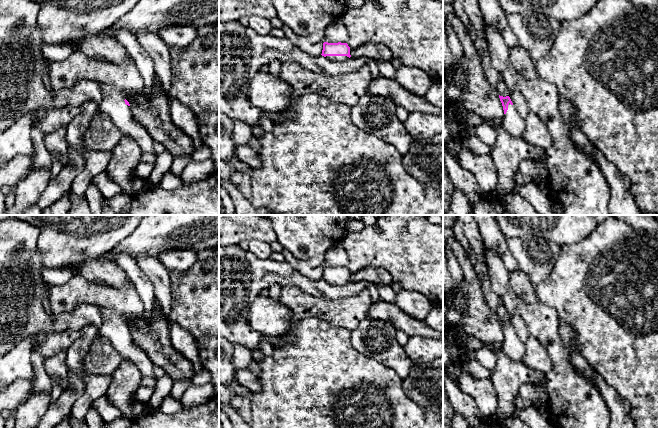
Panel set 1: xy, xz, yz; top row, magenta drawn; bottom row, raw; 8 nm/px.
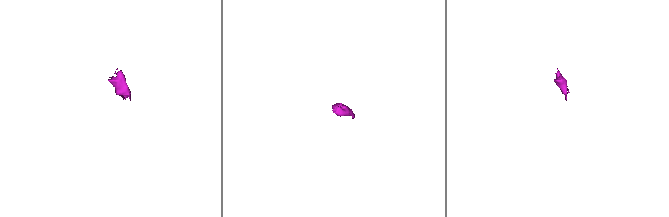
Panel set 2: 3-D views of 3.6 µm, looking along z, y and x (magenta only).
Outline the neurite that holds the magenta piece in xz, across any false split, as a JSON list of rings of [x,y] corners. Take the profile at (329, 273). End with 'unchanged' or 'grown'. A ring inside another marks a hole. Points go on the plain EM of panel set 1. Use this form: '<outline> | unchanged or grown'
[[[323,267],[322,280],[333,286],[346,285],[351,281],[350,271],[347,267]]] | grown

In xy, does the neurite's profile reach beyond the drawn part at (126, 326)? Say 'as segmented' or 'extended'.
extended

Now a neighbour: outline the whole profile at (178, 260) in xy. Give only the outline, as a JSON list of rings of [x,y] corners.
[[[170,249],[162,252],[160,262],[170,271],[187,272],[197,261],[197,253],[192,250]]]

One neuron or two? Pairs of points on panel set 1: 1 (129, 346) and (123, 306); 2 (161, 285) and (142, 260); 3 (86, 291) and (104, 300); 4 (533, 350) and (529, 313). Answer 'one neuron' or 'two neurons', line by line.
1: two neurons
2: one neuron
3: one neuron
4: two neurons

